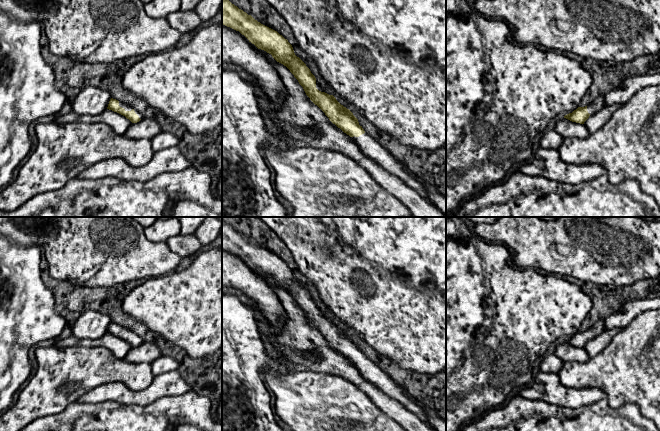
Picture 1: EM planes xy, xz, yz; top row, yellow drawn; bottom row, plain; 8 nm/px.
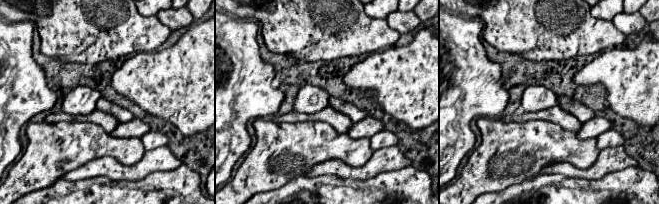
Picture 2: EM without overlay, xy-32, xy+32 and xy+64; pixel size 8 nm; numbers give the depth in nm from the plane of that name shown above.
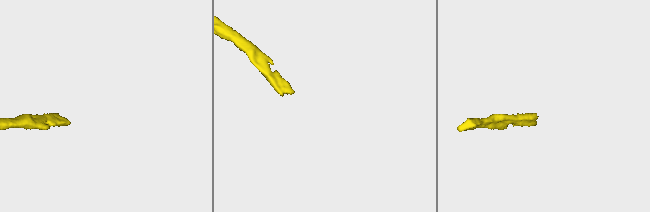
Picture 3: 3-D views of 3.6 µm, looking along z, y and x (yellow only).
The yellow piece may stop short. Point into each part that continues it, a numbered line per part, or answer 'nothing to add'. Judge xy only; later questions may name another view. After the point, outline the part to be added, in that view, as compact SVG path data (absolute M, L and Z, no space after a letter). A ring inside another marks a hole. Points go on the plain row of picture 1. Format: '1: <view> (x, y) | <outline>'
1: xy (127, 332) | M119 325L119 330L124 332L125 335L131 335L132 333L135 335L135 337L139 340L139 342L142 344L143 342L145 342L145 340L143 339L143 337L140 337L138 334L134 333L133 331Z

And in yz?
1: yz (598, 327) | M598 320L595 321L593 325L587 329L587 335L590 339L593 339L602 332L604 332L605 330L606 329L605 329L604 320Z

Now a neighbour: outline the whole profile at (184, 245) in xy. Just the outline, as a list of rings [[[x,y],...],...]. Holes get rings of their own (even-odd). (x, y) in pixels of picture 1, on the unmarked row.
[[[180,233],[169,238],[165,243],[181,258],[195,257],[204,247],[195,234],[182,235]]]

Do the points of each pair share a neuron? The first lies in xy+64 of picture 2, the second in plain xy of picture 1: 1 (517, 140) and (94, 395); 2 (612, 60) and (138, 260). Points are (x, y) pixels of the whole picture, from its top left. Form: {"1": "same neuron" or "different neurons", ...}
{"1": "different neurons", "2": "different neurons"}

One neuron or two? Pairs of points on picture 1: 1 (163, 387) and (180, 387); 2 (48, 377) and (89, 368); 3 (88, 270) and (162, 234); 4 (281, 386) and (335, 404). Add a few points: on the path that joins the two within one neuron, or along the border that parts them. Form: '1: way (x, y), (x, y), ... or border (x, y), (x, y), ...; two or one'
1: way (167, 383), (171, 382), (176, 385); one
2: way (58, 377), (79, 370); one
3: border (144, 233), (149, 240), (164, 242); two
4: way (294, 391), (311, 404), (322, 404); one

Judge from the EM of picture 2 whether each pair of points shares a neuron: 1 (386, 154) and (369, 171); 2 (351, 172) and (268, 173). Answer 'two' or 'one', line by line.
1: one
2: two

